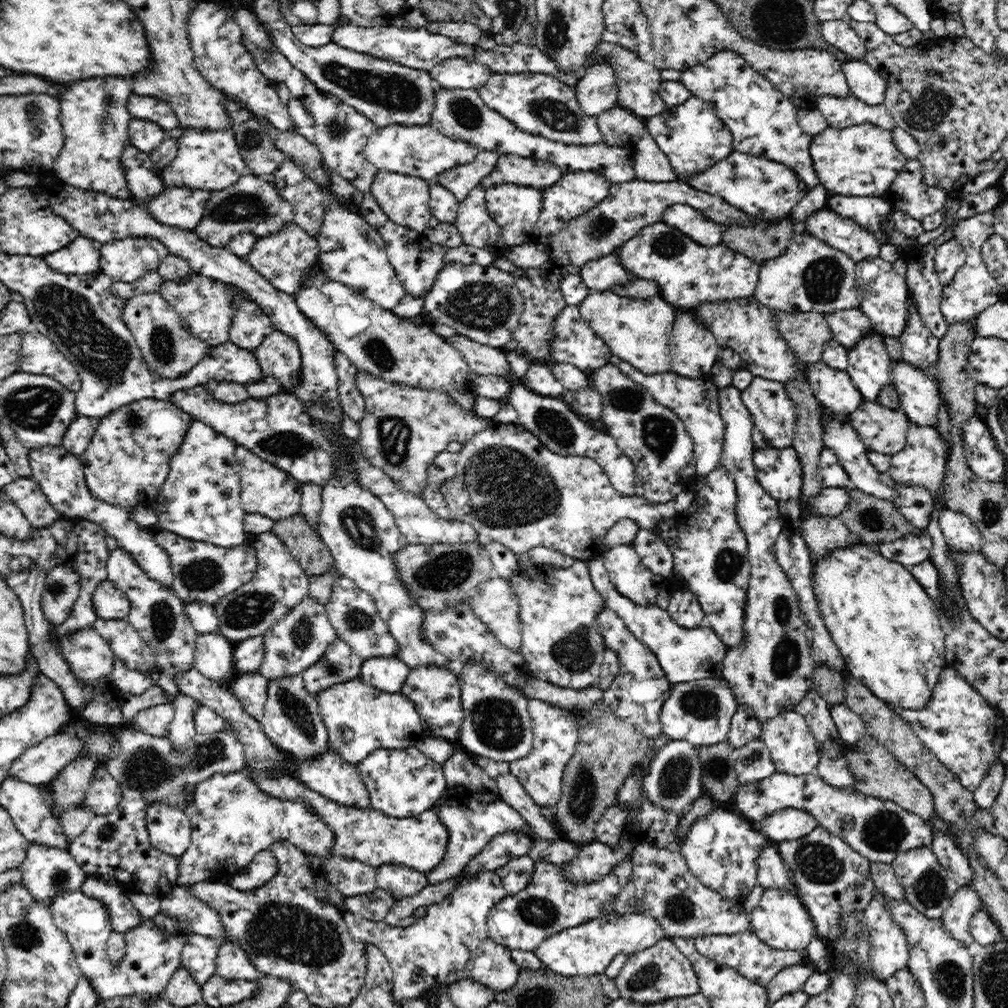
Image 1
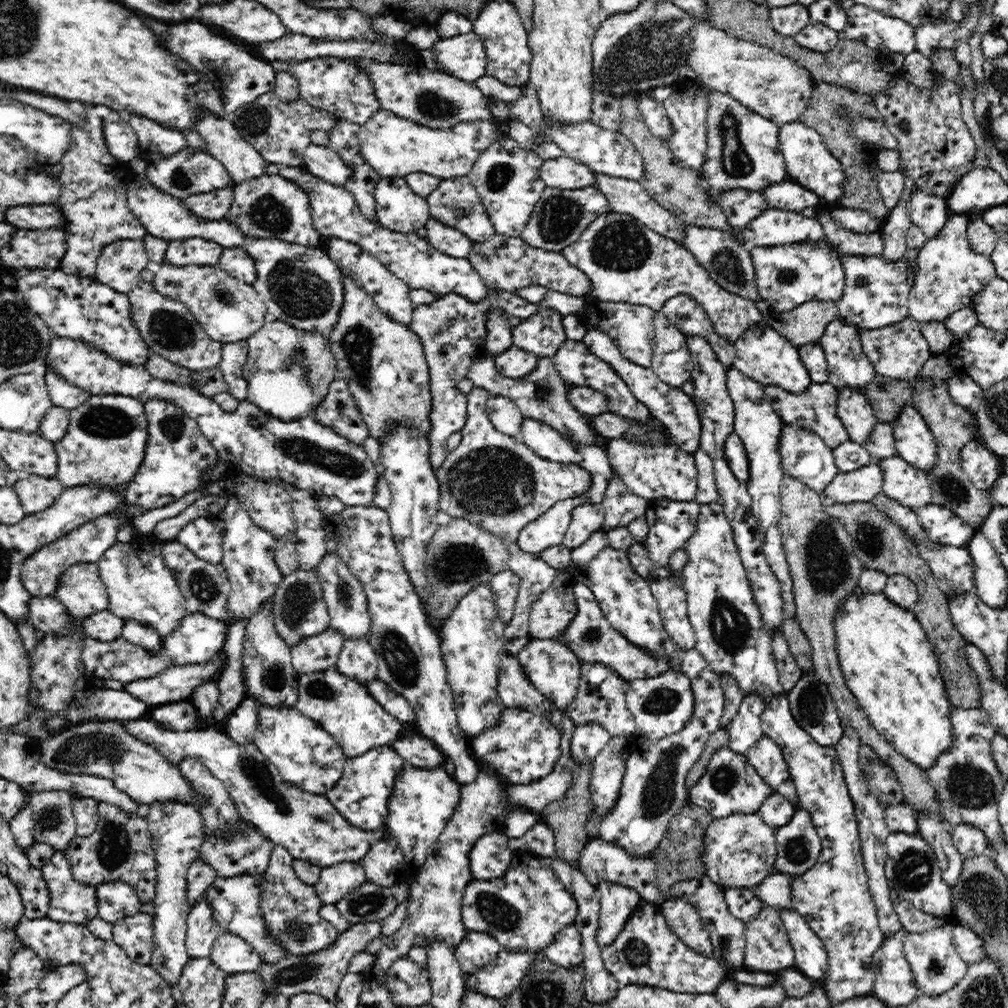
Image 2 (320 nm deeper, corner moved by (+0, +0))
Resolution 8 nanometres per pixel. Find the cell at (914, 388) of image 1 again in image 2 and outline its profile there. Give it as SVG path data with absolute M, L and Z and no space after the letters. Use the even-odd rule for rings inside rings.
M911 405L904 406L892 425L897 455L925 472L932 470L938 445L919 410Z

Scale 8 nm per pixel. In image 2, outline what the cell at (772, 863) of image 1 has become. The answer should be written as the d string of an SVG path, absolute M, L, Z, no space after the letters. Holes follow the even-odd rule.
M792 908L779 911L786 927L789 944L795 954L794 967L804 974L812 984L824 987L828 970L828 951L820 937L808 926L804 915Z

